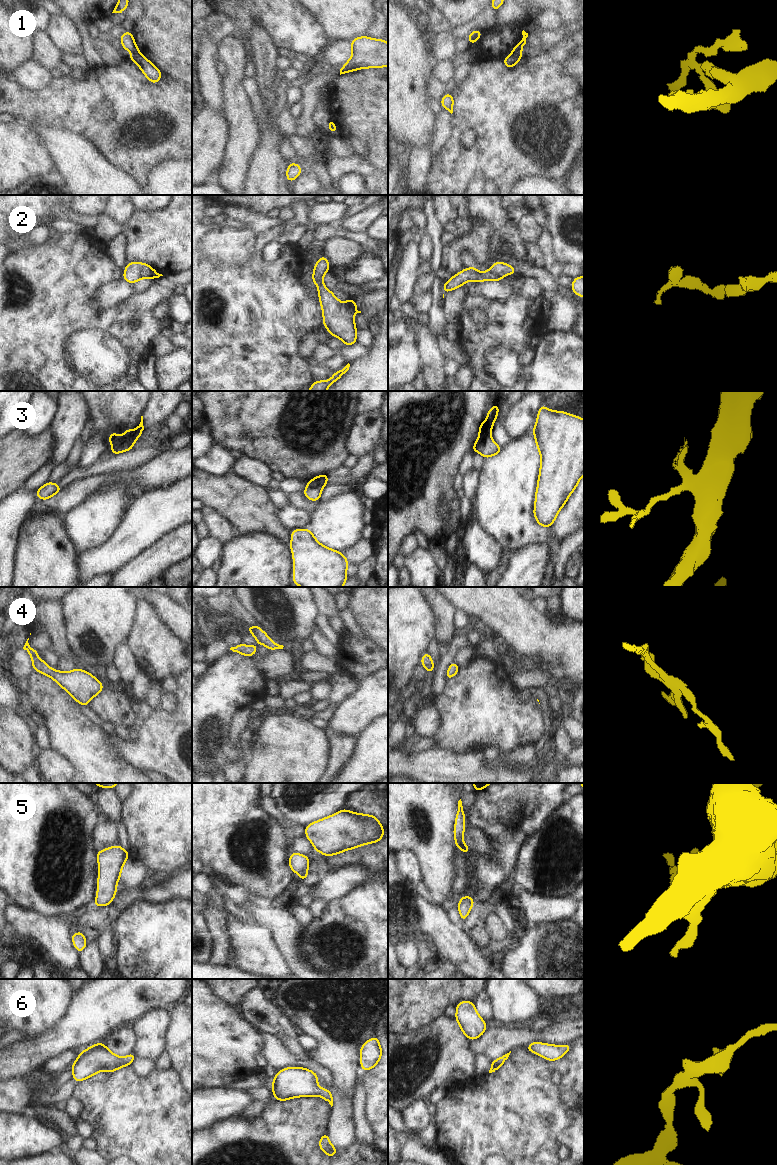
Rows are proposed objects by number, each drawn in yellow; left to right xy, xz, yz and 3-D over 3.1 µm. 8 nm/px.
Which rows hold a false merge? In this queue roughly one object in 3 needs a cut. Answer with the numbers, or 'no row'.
1, 3.

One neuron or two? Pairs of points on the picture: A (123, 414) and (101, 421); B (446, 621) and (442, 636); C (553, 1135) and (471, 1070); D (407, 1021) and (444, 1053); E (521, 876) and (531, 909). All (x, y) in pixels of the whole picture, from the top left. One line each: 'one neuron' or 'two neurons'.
A: one neuron
B: one neuron
C: two neurons
D: two neurons
E: two neurons

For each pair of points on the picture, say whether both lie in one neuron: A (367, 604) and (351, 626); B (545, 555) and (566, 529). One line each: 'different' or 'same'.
A: different
B: same

